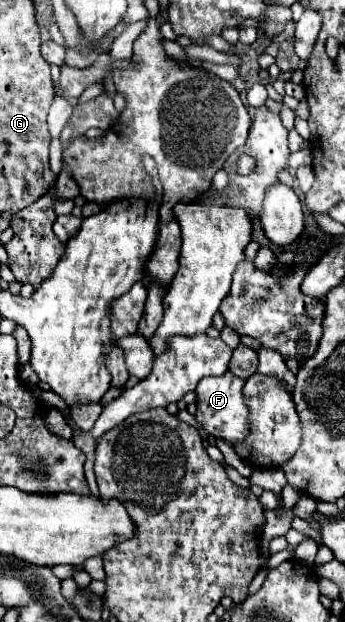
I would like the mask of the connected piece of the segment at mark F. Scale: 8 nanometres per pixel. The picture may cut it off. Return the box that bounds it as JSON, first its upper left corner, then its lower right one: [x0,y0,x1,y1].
[194,372,248,444]

